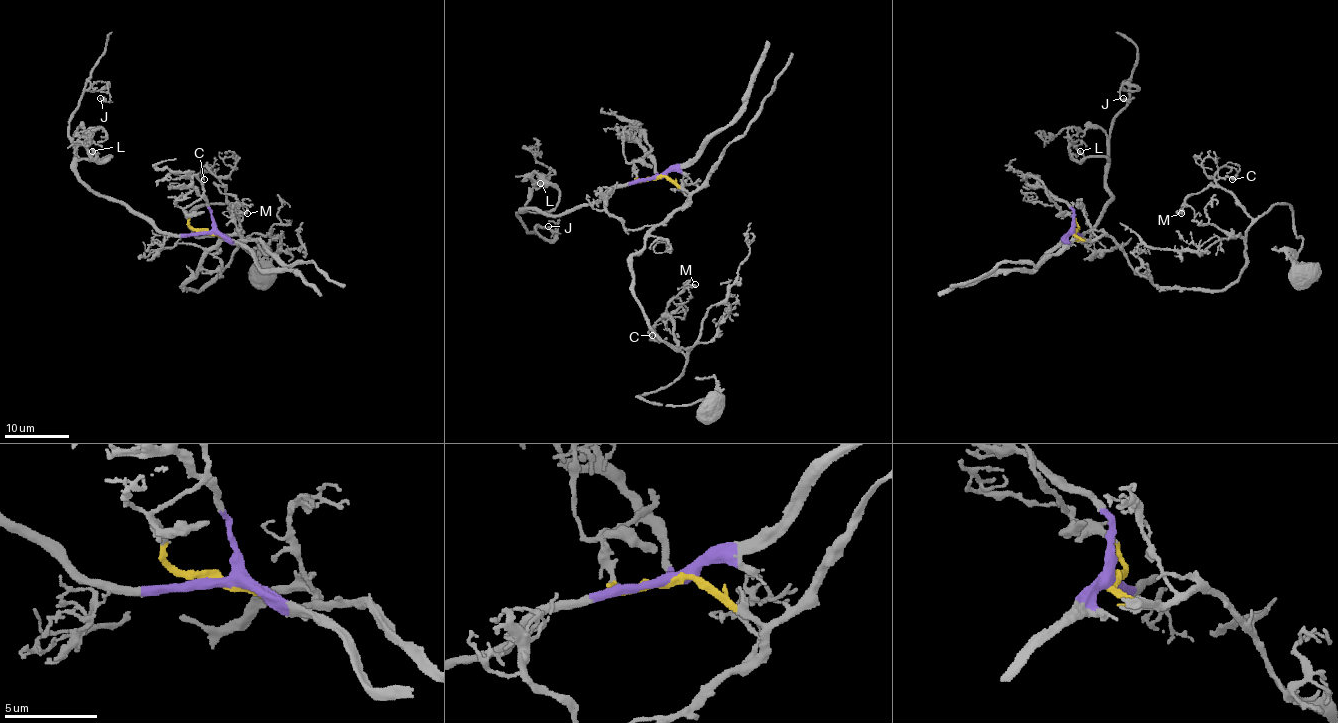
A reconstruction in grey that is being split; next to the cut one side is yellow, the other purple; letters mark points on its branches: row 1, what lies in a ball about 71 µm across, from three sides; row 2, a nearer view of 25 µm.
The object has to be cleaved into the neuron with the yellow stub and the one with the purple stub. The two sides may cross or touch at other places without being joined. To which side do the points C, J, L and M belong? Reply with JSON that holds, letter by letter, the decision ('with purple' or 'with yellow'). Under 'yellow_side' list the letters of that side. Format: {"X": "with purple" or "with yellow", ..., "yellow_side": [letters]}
{"C": "with yellow", "J": "with purple", "L": "with purple", "M": "with yellow", "yellow_side": ["C", "M"]}

